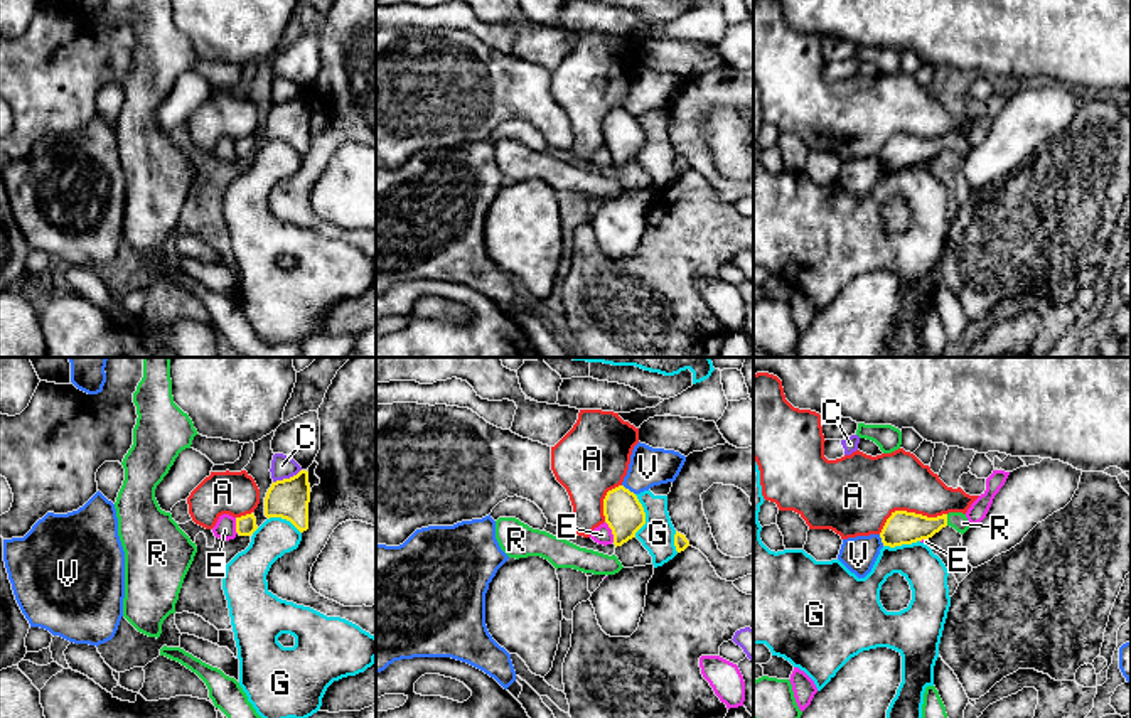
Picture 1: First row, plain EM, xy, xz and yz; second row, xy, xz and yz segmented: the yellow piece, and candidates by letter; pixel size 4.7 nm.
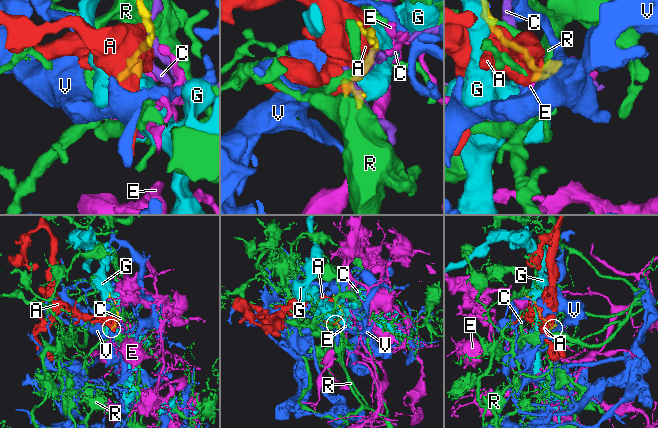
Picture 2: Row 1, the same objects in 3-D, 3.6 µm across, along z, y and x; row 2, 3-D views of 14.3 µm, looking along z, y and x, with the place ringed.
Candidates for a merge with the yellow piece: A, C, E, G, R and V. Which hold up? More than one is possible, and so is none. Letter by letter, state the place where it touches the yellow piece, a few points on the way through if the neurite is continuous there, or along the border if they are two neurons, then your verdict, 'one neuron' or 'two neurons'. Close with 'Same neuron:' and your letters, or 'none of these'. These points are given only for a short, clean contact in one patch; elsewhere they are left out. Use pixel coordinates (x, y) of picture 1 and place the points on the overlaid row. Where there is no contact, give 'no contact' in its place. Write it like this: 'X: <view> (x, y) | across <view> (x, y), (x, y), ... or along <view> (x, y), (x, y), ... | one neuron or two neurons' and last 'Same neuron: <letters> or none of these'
A: yz (909, 513) | two neurons
C: xy (287, 479) | two neurons
E: xz (612, 531) | along xz (605, 521), (614, 541) | two neurons
G: xz (644, 516) | along xz (634, 494), (644, 513), (644, 525), (636, 536) | two neurons
R: yz (946, 519) | across yz (902, 528), (926, 528), (946, 519), (954, 519) | one neuron
V: xz (627, 489) | along xz (622, 484), (634, 494) | two neurons
Same neuron: R

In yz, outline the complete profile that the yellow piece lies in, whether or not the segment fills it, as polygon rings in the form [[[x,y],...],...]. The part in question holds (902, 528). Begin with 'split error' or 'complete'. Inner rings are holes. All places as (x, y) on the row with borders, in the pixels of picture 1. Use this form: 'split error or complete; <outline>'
split error; [[[895,511],[887,519],[880,538],[883,546],[895,548],[929,539],[946,526],[951,526],[957,533],[964,534],[971,522],[962,512],[949,512],[937,517],[927,517],[915,512]]]

